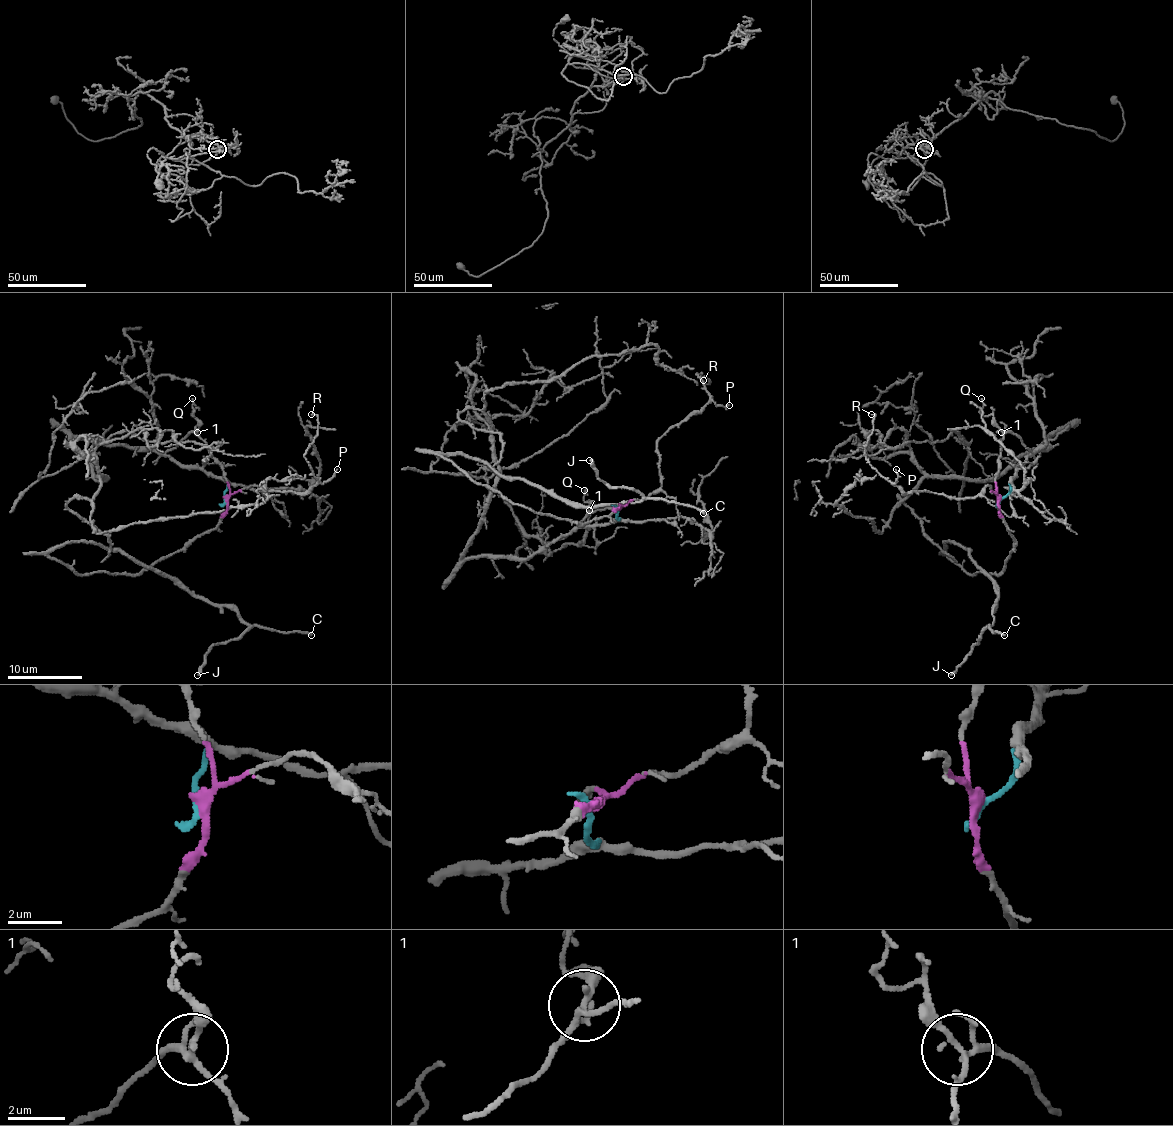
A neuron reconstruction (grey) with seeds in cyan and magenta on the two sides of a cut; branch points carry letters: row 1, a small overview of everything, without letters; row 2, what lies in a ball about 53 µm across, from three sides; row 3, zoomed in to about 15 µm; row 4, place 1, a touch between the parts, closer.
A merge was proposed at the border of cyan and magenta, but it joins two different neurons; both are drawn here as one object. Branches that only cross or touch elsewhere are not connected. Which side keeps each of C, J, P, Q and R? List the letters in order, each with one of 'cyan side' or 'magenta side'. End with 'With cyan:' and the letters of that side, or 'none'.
C: magenta side
J: magenta side
P: magenta side
Q: magenta side
R: magenta side
With cyan: none

